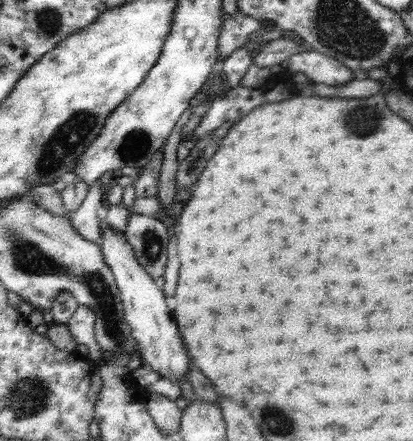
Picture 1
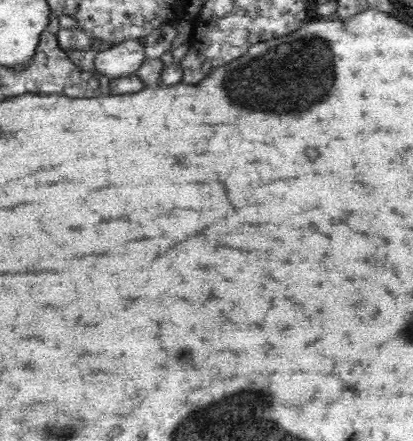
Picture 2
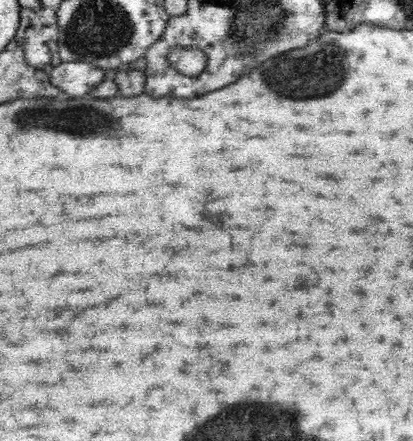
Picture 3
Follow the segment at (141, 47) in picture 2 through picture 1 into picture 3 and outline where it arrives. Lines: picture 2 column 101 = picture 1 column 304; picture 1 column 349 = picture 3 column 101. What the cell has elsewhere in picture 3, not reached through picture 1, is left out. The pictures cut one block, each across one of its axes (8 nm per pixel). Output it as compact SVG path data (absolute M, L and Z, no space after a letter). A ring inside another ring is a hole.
M62 62L50 74L52 84L66 92L64 98L88 96L98 84L104 82L106 68L88 62Z

